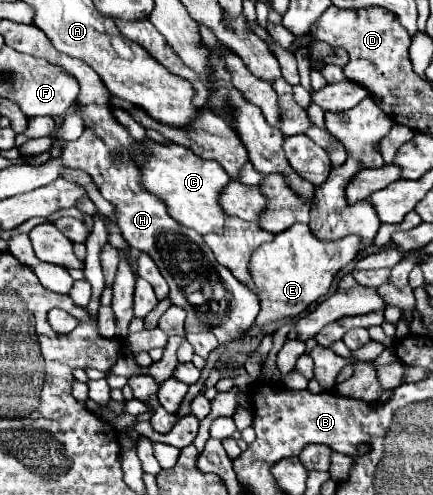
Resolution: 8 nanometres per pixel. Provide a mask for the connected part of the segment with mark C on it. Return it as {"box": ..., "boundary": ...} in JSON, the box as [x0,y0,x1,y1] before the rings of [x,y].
{"box":[141,140,231,236],"boundary":[[[147,140],[147,148],[151,156],[141,168],[141,182],[145,184],[145,188],[155,192],[161,200],[165,200],[171,216],[179,220],[179,224],[193,228],[201,236],[209,232],[225,234],[227,214],[219,204],[219,196],[225,190],[225,186],[231,182],[227,172],[223,172],[223,168],[219,168],[219,164],[215,164],[213,160],[203,160],[197,154],[193,154],[191,148],[181,144],[161,146]]]}

